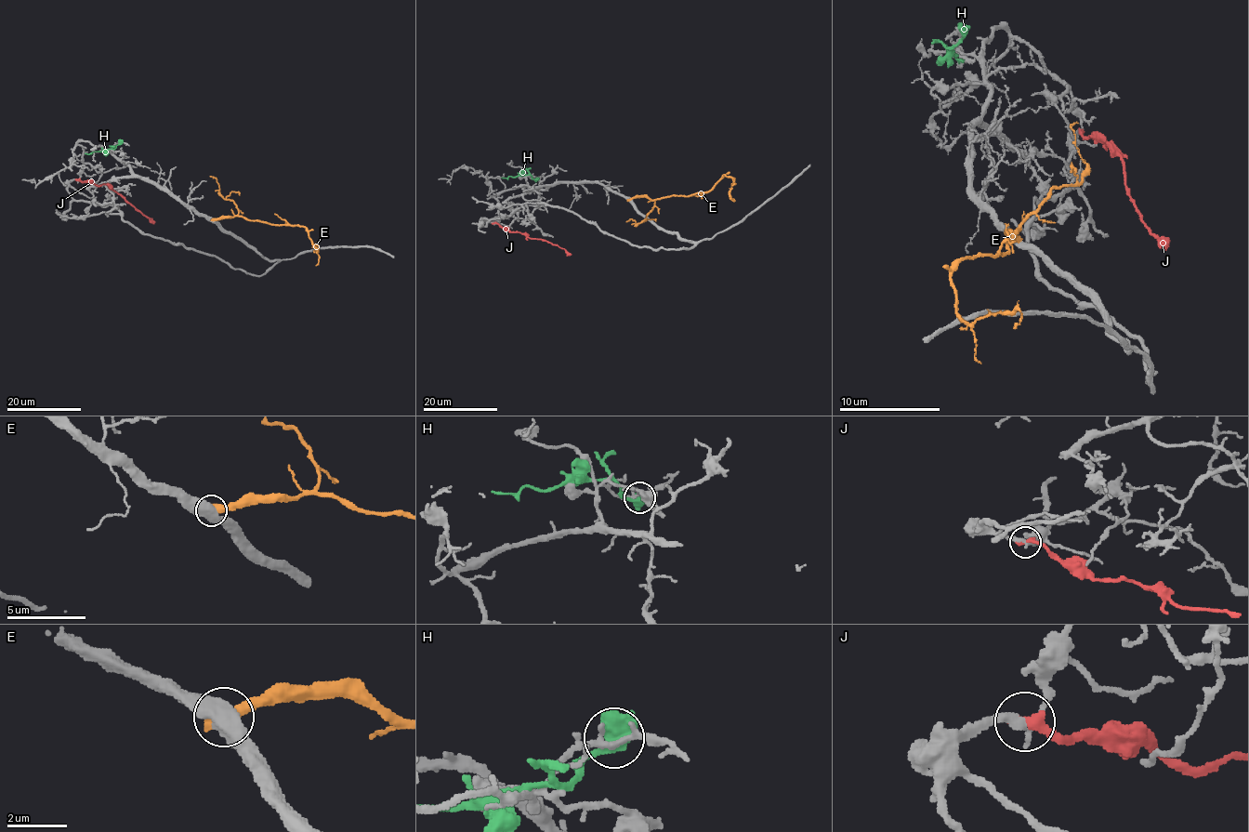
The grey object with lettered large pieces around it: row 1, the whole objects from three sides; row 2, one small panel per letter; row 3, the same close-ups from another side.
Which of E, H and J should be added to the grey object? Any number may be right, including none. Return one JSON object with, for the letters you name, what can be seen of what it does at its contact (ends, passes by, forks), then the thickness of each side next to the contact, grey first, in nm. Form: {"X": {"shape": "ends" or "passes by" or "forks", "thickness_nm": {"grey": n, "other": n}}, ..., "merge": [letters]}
{"J": {"shape": "ends", "thickness_nm": {"grey": 240, "other": 360}}, "merge": ["J"]}

